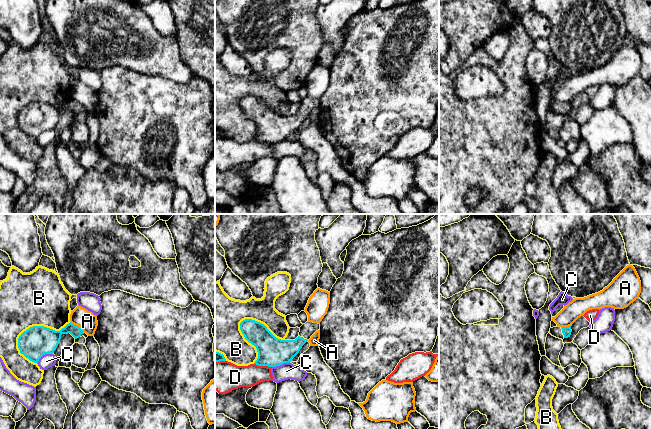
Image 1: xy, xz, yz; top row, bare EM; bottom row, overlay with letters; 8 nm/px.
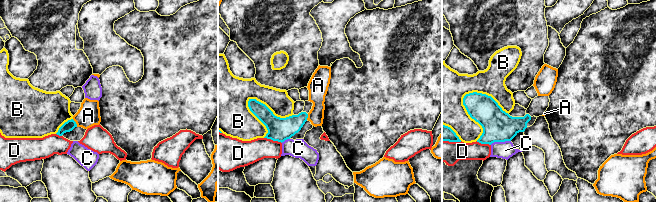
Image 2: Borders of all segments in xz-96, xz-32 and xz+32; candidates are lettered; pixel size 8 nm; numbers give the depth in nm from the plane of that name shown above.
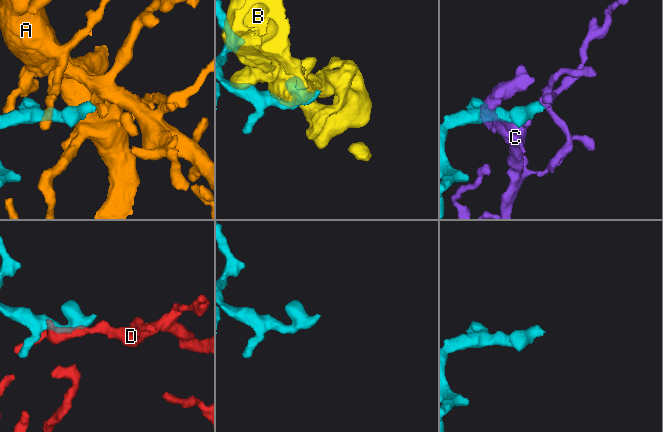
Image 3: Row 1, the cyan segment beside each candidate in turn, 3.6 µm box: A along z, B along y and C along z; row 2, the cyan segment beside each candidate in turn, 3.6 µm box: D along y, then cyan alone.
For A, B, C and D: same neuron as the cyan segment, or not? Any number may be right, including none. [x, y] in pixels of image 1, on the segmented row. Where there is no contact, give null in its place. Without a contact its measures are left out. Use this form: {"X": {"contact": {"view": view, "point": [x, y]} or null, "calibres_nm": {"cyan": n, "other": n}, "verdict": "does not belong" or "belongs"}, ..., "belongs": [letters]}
{"A": {"contact": {"view": "xy", "point": [77, 326]}, "calibres_nm": {"cyan": 160, "other": 160}, "verdict": "does not belong"}, "B": {"contact": {"view": "xz", "point": [261, 323]}, "calibres_nm": {"cyan": 240, "other": 220}, "verdict": "does not belong"}, "C": {"contact": {"view": "xy", "point": [43, 354]}, "calibres_nm": {"cyan": 240, "other": 110}, "verdict": "does not belong"}, "D": {"contact": {"view": "xz", "point": [263, 365]}, "calibres_nm": {"cyan": 240, "other": 180}, "verdict": "does not belong"}, "belongs": []}

